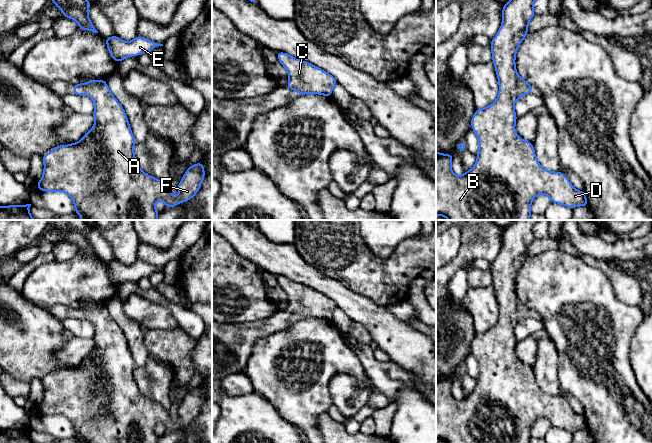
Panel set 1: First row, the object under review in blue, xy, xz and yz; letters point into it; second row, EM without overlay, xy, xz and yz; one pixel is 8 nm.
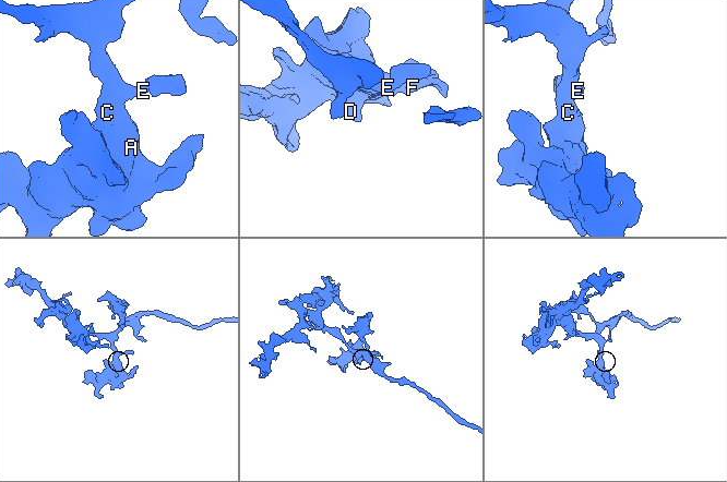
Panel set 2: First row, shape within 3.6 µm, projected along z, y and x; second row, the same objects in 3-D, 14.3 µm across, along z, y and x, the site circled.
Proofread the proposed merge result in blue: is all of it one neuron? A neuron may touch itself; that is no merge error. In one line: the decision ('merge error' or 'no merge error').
no merge error

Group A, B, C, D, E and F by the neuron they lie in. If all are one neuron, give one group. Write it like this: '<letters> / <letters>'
A B C D E F

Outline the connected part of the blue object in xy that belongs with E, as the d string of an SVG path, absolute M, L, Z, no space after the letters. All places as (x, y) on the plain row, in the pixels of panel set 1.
M116 259L104 263L108 270L109 278L116 287L130 280L149 277L157 270L163 270L163 268L158 268L139 259L130 266L123 265Z

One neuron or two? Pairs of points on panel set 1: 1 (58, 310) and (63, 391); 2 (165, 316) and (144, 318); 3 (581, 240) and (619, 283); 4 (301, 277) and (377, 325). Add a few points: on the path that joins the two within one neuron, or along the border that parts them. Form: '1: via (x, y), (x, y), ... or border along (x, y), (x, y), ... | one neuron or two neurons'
1: via (107, 332), (115, 414), (119, 421), (104, 423) | one neuron
2: via (160, 316), (149, 316) | one neuron
3: border along (580, 253), (604, 261) | two neurons
4: via (320, 282), (334, 289), (358, 308) | one neuron

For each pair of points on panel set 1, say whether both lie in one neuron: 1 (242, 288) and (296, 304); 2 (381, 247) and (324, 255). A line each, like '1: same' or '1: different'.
1: different
2: different

